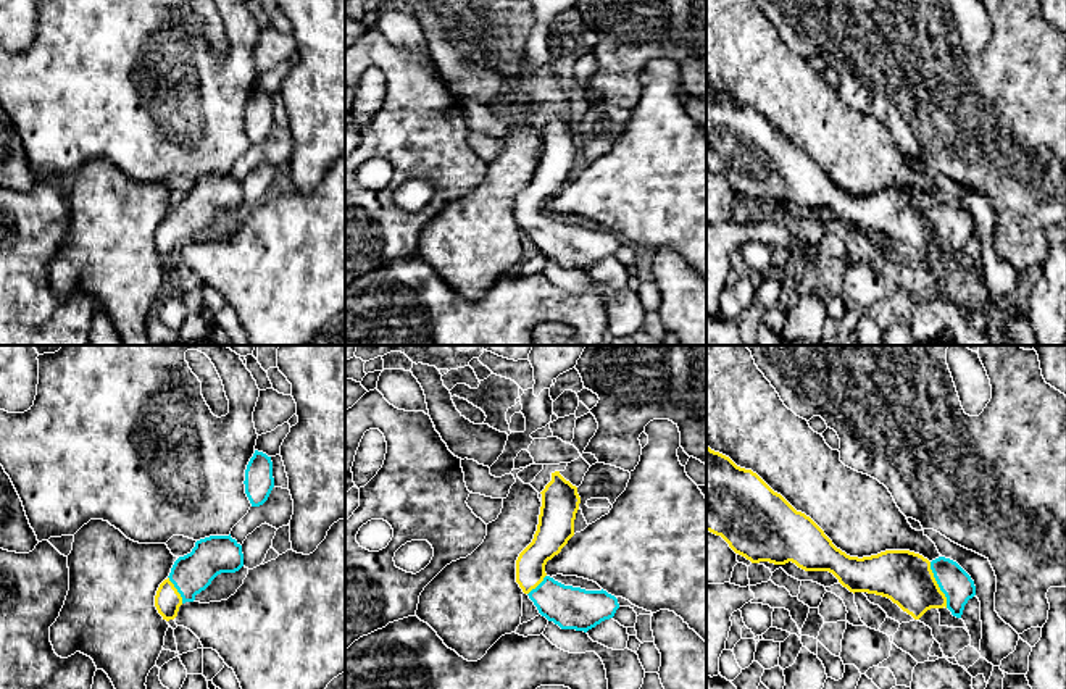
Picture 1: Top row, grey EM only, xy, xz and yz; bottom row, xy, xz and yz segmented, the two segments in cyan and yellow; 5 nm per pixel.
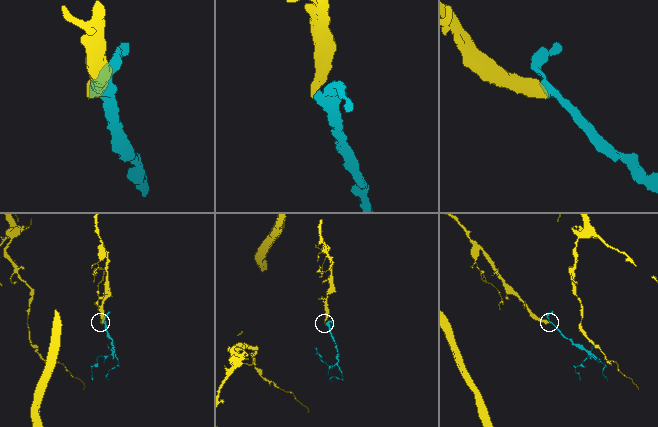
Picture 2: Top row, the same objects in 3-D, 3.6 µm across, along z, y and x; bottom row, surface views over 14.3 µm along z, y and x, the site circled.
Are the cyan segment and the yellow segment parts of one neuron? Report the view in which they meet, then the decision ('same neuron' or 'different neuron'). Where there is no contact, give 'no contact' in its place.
contact in yz; same neuron

